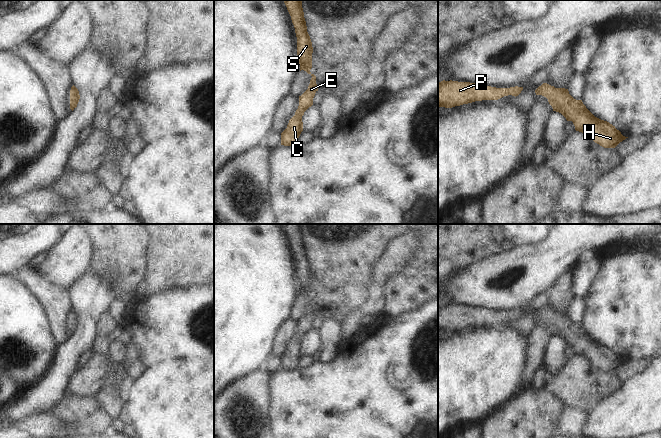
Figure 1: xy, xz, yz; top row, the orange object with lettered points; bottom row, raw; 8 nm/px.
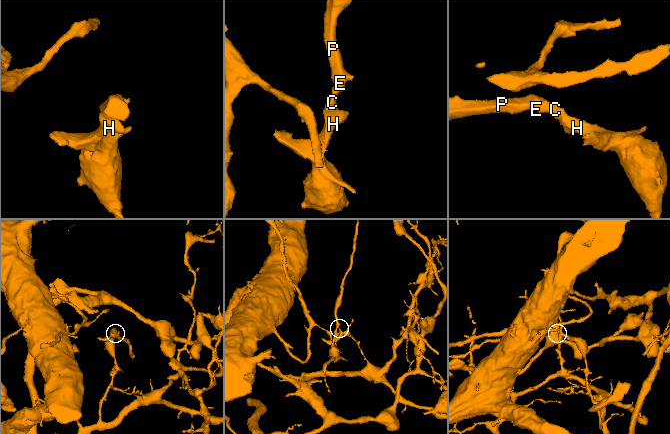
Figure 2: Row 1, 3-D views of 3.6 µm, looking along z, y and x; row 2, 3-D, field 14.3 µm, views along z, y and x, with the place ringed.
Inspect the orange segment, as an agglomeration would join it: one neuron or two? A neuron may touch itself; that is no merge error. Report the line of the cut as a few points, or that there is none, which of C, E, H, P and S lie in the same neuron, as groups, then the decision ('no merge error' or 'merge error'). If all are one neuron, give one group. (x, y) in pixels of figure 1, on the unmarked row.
no cut | C E H P S | no merge error

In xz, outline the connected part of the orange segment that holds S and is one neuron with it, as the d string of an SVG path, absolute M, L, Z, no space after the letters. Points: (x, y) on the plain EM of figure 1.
M284 224L284 227L295 252L300 295L304 294L312 300L308 313L299 320L299 330L295 339L289 344L287 352L281 357L281 369L292 370L298 368L298 362L303 355L302 340L313 329L313 322L318 315L318 310L316 308L316 300L310 296L312 292L313 271L307 256L302 224Z

